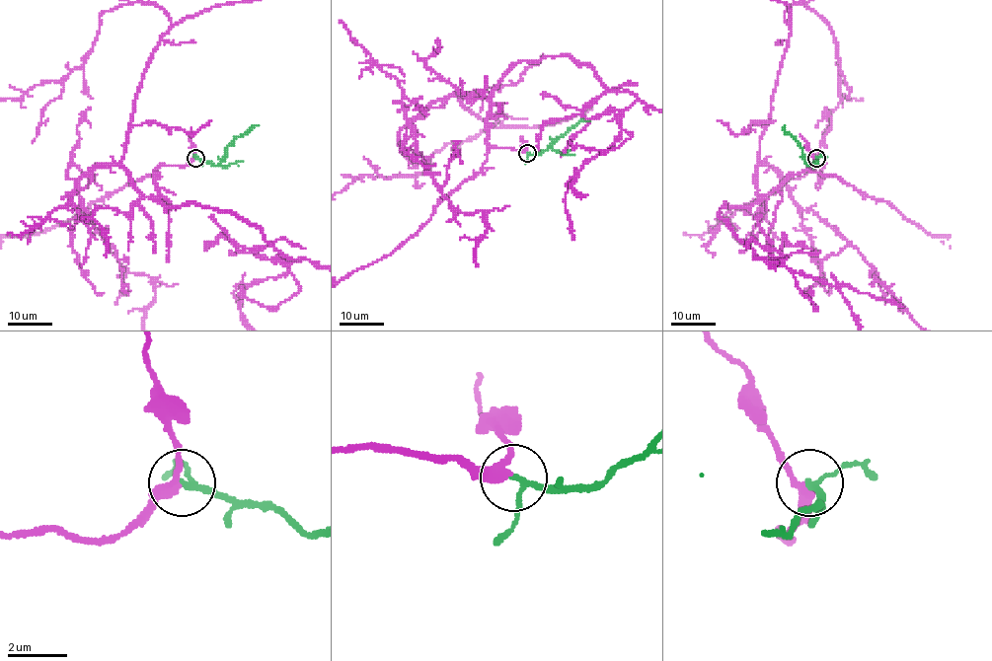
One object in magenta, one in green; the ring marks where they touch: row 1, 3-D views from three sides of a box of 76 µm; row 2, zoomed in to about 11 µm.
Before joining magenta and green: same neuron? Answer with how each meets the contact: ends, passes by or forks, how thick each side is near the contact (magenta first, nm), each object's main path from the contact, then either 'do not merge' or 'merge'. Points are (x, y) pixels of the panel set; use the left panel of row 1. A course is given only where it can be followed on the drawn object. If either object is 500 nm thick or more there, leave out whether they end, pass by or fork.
magenta passes by; green passes by; calibres 300 and 160 nm; course magenta (194, 158), (161, 165), (156, 196), (144, 196), (121, 163), (142, 73), (172, 28); course green (194, 158), (217, 165), (224, 157), (225, 149), (258, 124); merge

